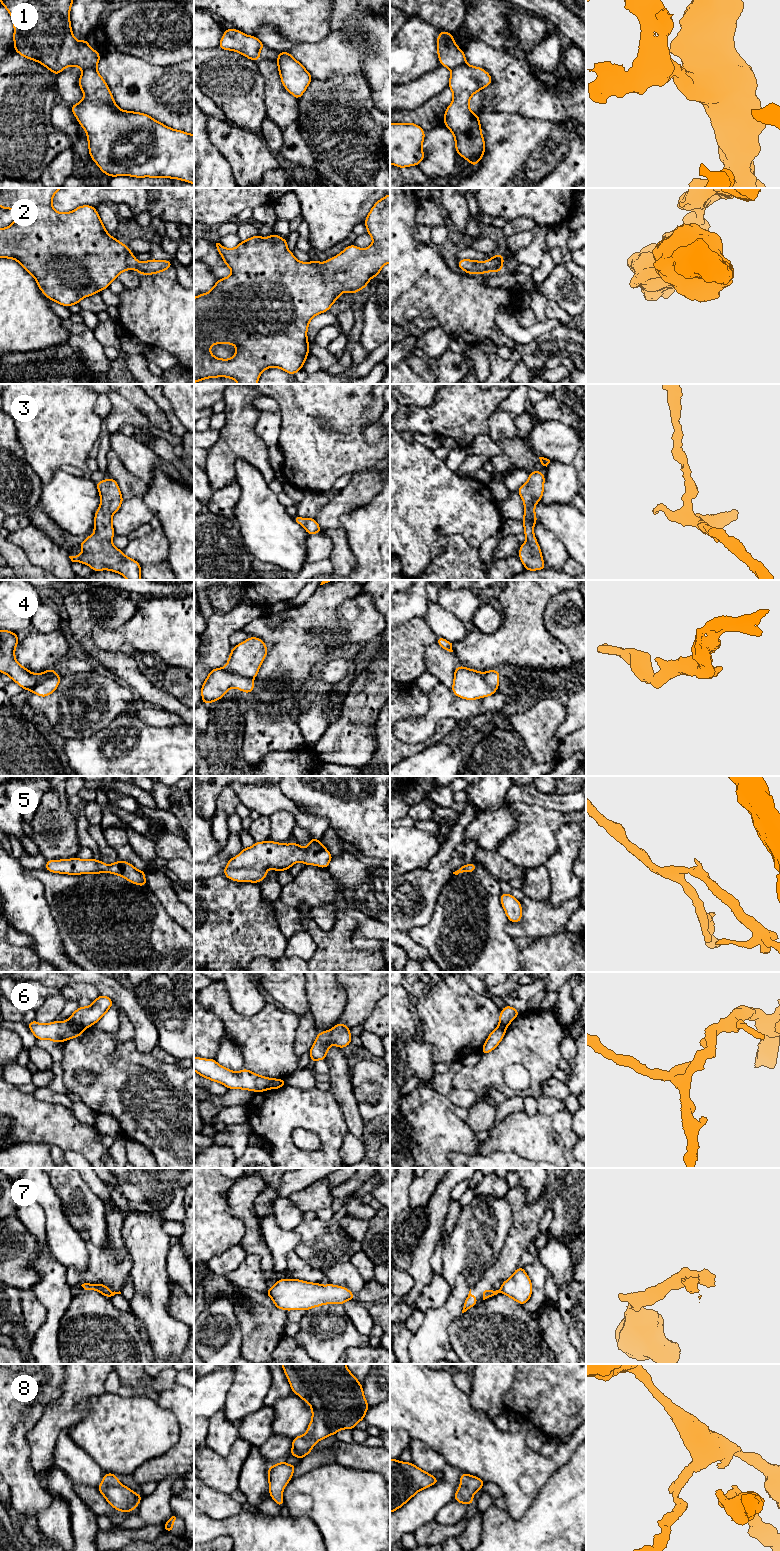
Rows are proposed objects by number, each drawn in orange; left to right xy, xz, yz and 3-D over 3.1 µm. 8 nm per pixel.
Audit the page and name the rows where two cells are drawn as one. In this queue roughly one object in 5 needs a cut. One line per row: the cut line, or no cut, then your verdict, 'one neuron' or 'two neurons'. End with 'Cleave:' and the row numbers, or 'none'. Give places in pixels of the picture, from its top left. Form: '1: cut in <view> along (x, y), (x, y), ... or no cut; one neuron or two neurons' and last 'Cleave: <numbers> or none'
1: cut in yz along (465, 61), (451, 70); two neurons
2: no cut; one neuron
3: no cut; one neuron
4: cut in xz along (225, 667), (236, 674), (251, 679); two neurons
5: no cut; one neuron
6: cut in xy along (68, 1019), (81, 1031); two neurons
7: cut in xy along (109, 1290), (104, 1294); two neurons
8: no cut; one neuron
Cleave: 1, 4, 6, 7

